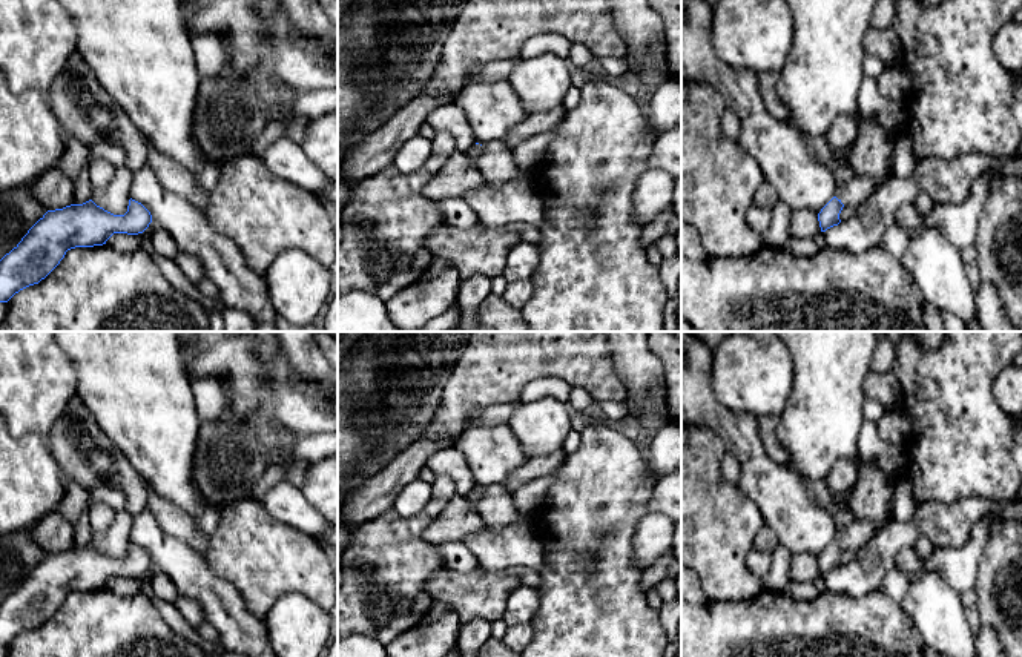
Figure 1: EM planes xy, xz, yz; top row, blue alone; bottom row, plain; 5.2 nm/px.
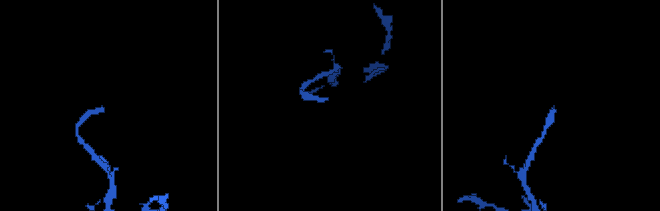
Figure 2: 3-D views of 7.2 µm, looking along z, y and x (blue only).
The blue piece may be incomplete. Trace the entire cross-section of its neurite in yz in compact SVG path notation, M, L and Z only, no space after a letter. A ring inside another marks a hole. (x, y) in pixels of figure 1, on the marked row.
M853 175L847 184L838 184L835 196L818 213L821 232L841 223L839 213L844 206L858 207L878 187L876 181L859 175Z

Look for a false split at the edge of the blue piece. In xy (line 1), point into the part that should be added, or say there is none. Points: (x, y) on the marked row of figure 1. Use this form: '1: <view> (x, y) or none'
1: none

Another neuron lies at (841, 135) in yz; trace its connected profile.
M858 114L842 115L835 121L827 134L836 167L849 166L849 152L858 135L858 123Z

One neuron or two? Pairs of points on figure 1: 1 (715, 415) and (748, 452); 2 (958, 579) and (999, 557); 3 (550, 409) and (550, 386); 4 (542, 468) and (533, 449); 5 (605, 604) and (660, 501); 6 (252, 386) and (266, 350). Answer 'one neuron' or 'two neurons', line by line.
1: one neuron
2: two neurons
3: two neurons
4: two neurons
5: two neurons
6: two neurons

